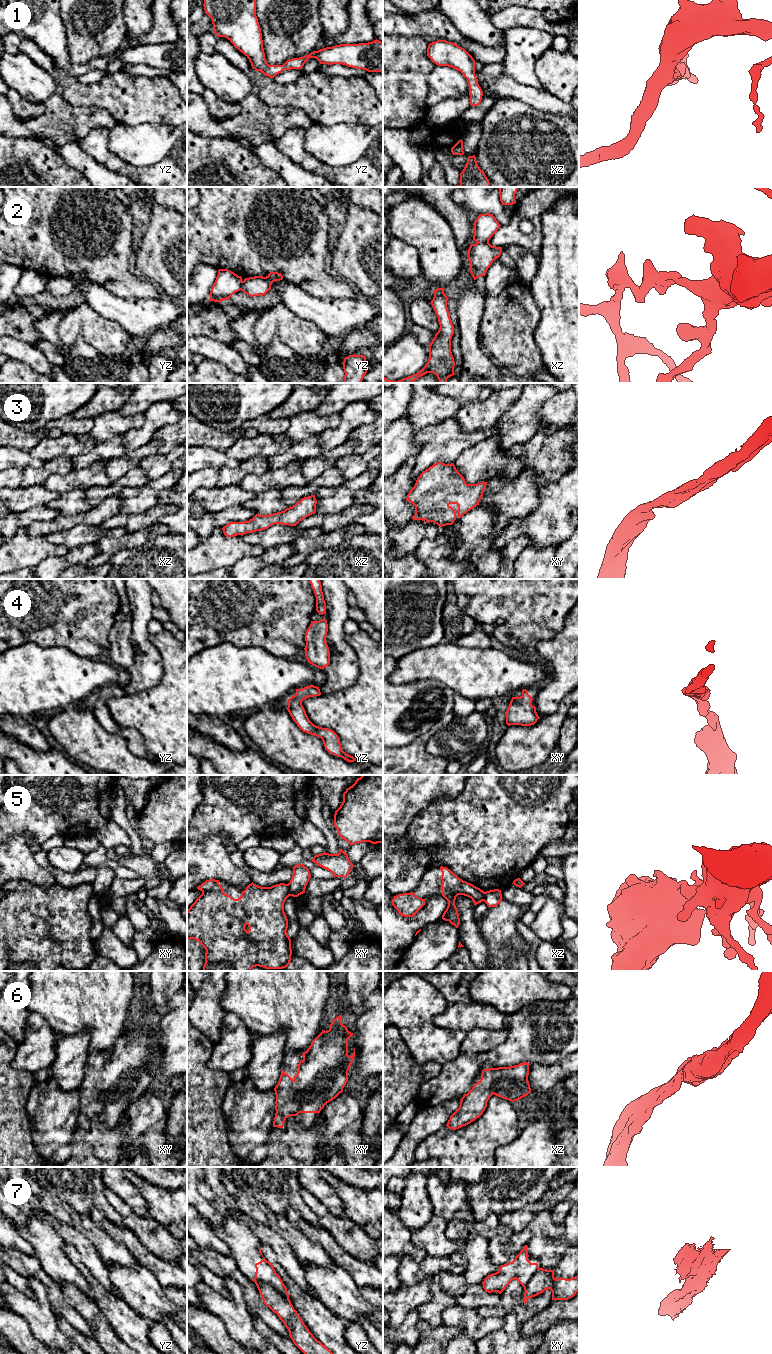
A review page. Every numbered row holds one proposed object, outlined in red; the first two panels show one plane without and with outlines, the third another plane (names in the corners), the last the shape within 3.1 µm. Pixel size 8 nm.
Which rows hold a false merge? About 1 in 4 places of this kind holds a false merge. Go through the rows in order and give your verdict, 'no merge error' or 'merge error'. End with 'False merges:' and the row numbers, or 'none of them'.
1: no merge error
2: merge error
3: no merge error
4: no merge error
5: merge error
6: no merge error
7: merge error
False merges: 2, 5, 7

